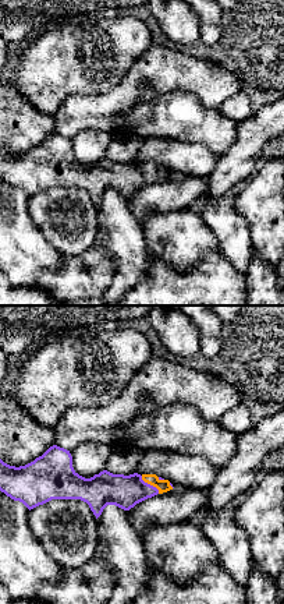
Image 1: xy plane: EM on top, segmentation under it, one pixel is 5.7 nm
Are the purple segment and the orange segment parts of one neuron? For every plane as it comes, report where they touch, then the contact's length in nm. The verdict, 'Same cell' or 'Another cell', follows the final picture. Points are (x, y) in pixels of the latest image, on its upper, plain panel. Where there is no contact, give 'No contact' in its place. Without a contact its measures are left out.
Touches purple at (149, 172). Shared border 150 nm

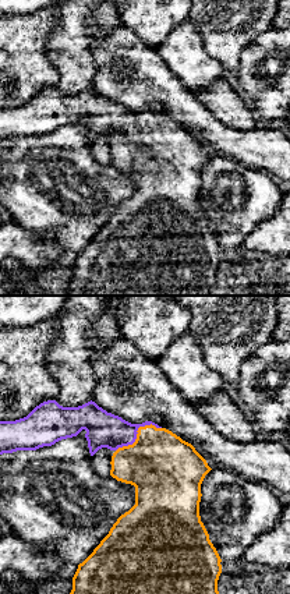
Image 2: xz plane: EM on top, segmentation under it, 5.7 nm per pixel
Touches purple at (137, 120). Shared border 300 nm

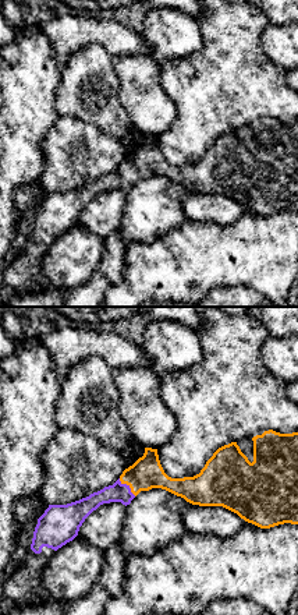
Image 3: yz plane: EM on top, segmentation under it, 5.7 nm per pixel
Touches purple at (128, 175). Shared border 140 nm

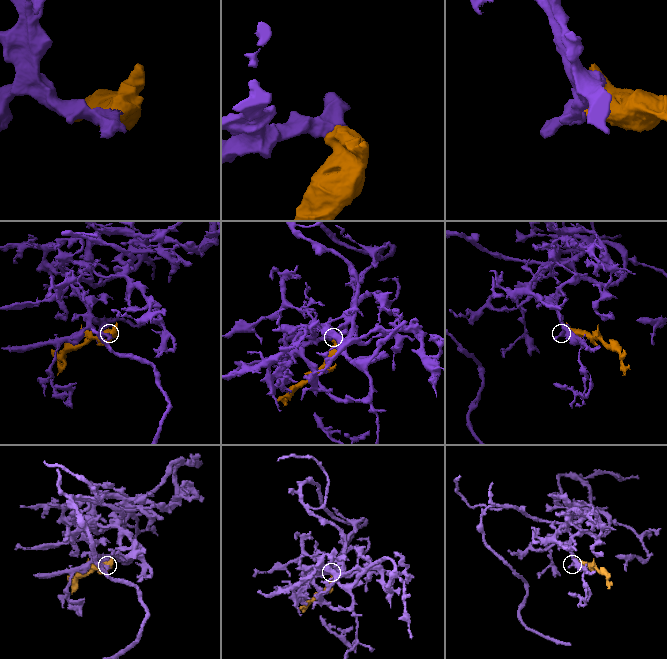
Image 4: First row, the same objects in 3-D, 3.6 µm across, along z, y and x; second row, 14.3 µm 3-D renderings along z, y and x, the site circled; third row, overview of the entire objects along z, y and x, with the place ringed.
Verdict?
Same cell

